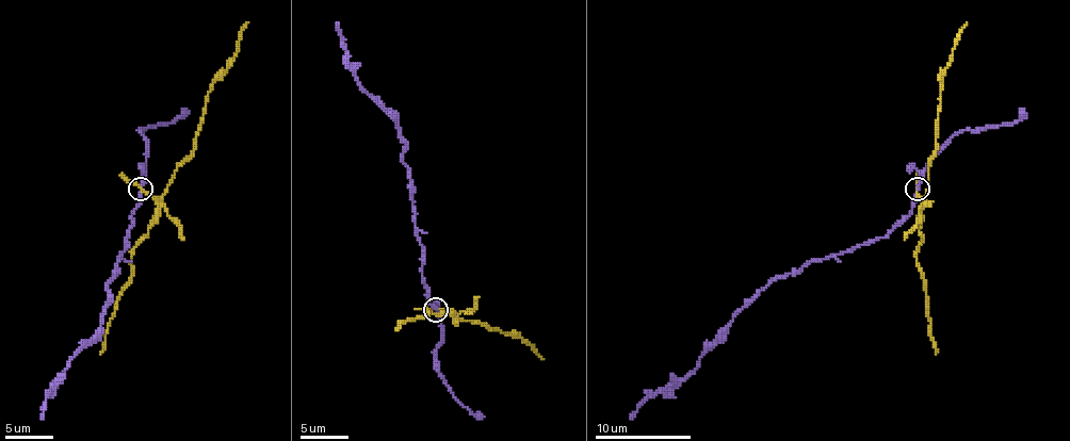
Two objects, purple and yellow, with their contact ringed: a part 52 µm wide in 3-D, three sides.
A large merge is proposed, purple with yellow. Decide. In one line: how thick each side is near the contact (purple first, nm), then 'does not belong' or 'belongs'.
240 nm thick on the purple side, 160 nm on the other; does not belong

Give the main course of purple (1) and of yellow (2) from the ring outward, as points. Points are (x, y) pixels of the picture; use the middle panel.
1: (436, 309), (422, 275), (422, 244), (403, 161), (405, 142), (395, 118), (353, 75), (336, 22)
2: (436, 309), (505, 332), (515, 332), (544, 359)

